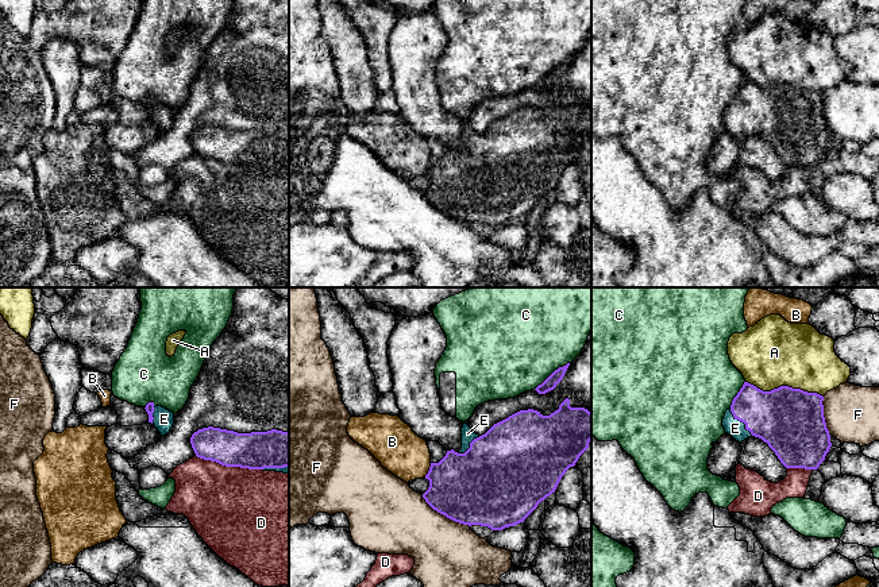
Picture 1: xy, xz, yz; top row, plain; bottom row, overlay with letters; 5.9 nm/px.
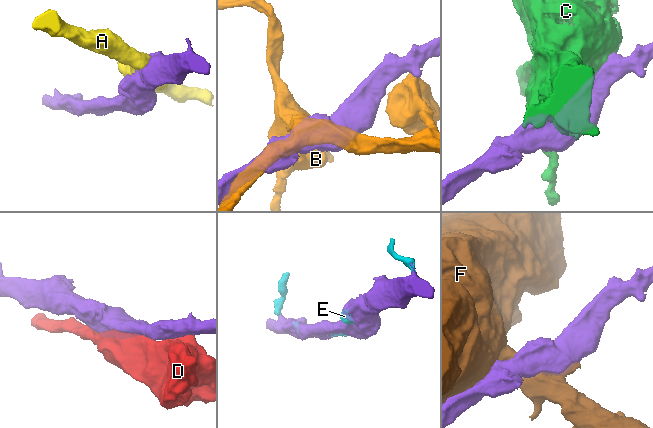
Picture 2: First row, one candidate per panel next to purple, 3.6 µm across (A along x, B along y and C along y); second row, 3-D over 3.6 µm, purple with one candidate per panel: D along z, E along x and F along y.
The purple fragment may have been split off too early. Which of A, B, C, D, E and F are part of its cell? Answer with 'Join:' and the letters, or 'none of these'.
Join: E

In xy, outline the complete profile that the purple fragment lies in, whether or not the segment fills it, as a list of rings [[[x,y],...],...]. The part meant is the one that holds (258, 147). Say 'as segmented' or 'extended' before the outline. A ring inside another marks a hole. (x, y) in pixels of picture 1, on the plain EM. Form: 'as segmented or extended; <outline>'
extended; [[[203,125],[190,135],[197,155],[225,165],[289,171],[289,130],[238,131],[220,125]]]

